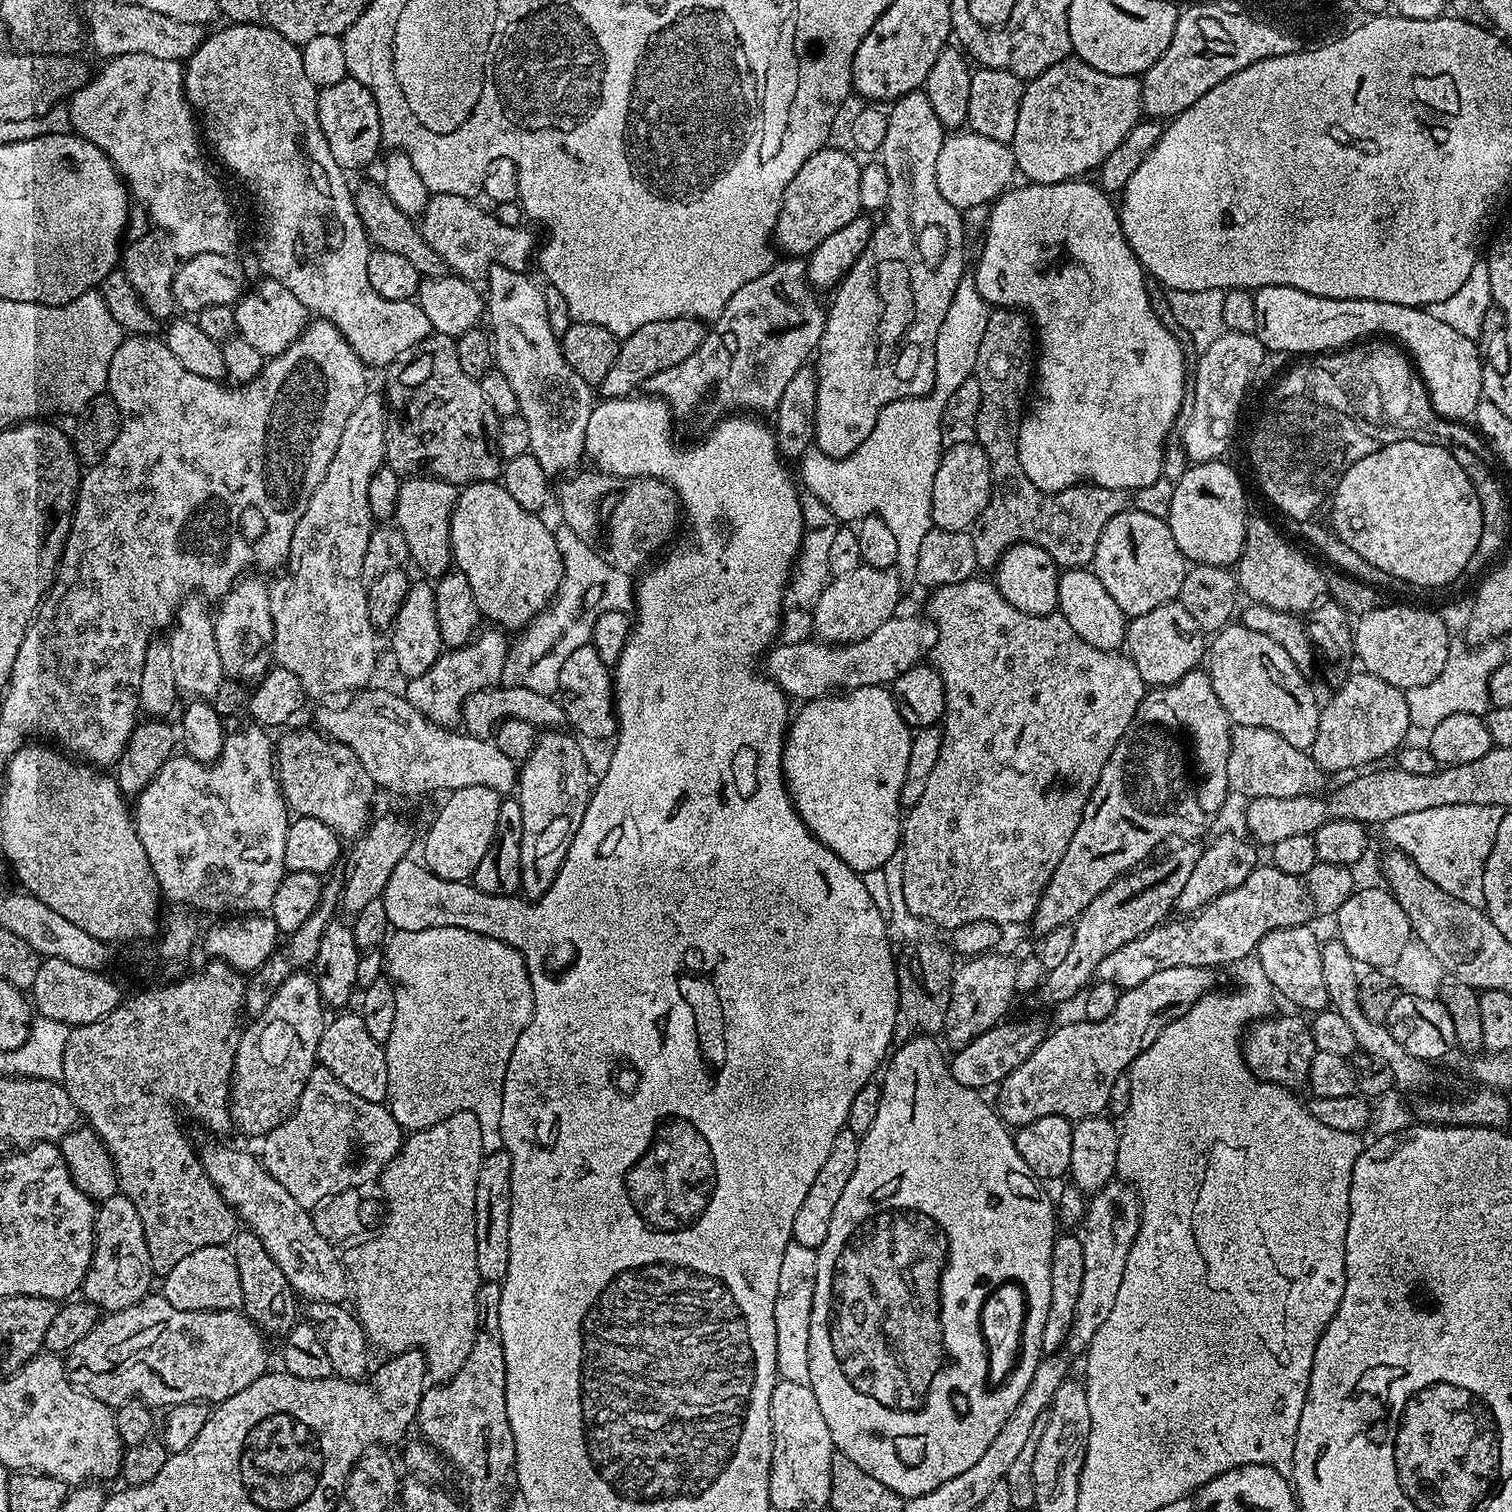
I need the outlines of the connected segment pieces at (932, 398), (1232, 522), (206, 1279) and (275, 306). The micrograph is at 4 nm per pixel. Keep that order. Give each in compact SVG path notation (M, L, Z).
M975 279L960 280L950 310L946 310L946 318L942 318L942 330L936 343L936 377L931 392L927 396L895 400L882 408L870 438L866 438L854 454L834 458L822 454L820 448L809 446L798 461L803 487L814 494L814 498L826 502L837 521L859 522L866 516L881 516L894 538L898 538L896 568L904 578L915 577L922 542L934 527L932 491L942 451L942 410L950 394L975 373L978 346L982 334L986 334L989 311L990 305L978 294Z
M1223 459L1193 463L1182 474L1167 514L1168 529L1185 560L1223 568L1235 565L1244 549L1250 519L1240 476Z
M202 1246L202 1250L194 1250L194 1254L186 1254L174 1270L163 1276L162 1295L170 1306L178 1310L194 1310L195 1312L231 1312L242 1305L242 1282L238 1278L238 1266L234 1262L231 1247Z
M261 279L256 289L245 291L236 301L236 331L254 350L258 350L265 358L282 354L282 350L289 348L304 332L310 323L308 309L282 286L277 280Z

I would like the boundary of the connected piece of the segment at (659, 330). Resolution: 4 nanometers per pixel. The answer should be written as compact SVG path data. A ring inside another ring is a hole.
M686 318L663 319L662 322L650 322L641 329L623 337L620 343L618 358L600 385L599 395L603 399L627 399L631 397L645 381L684 362L686 358L698 350L698 346L705 341L708 333L707 325L700 320Z

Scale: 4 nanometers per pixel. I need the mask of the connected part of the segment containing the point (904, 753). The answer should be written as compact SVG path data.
M881 685L818 697L799 707L800 713L791 717L784 742L784 778L796 813L812 834L855 872L884 868L902 843L900 791L910 762L913 729L898 714L891 691Z

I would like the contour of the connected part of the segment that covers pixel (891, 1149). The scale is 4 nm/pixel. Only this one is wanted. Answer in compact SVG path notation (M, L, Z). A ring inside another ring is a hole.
M921 1034L903 1041L899 1045L900 1049L897 1047L891 1053L883 1069L882 1102L878 1102L878 1118L874 1118L866 1135L860 1137L858 1166L850 1182L846 1182L846 1190L842 1190L838 1206L834 1206L830 1234L826 1234L826 1242L822 1242L816 1254L818 1266L810 1314L808 1383L812 1385L814 1398L818 1398L818 1407L822 1410L822 1418L826 1418L826 1426L830 1426L833 1449L846 1454L846 1458L862 1466L866 1474L878 1478L882 1486L890 1486L890 1490L905 1498L926 1494L942 1486L942 1482L958 1478L962 1470L970 1470L970 1466L974 1466L974 1462L986 1454L986 1446L994 1442L998 1430L1002 1430L1002 1424L1010 1418L1010 1414L1014 1414L1022 1394L1026 1394L1026 1386L1030 1386L1030 1378L1034 1378L1034 1370L1042 1358L1042 1330L1050 1310L1050 1250L1058 1235L1053 1197L1048 1197L1040 1189L1043 1188L1041 1181L1033 1176L1030 1166L1022 1162L1022 1154L1018 1154L1009 1125L1000 1119L989 1101L987 1104L980 1097L983 1095L977 1089L962 1086L962 1082L954 1082L946 1052L944 1056L943 1050L932 1040L935 1039L931 1035ZM952 1260L956 1260L956 1272L964 1278L960 1290L956 1292L956 1340L948 1340L948 1348L952 1348L956 1364L940 1364L940 1294ZM980 1336L1012 1336L1012 1344L1016 1344L1016 1336L1020 1336L1020 1344L1024 1344L1020 1351L1019 1366L1014 1366L996 1388L989 1387L988 1365L984 1363L984 1344L980 1344Z

